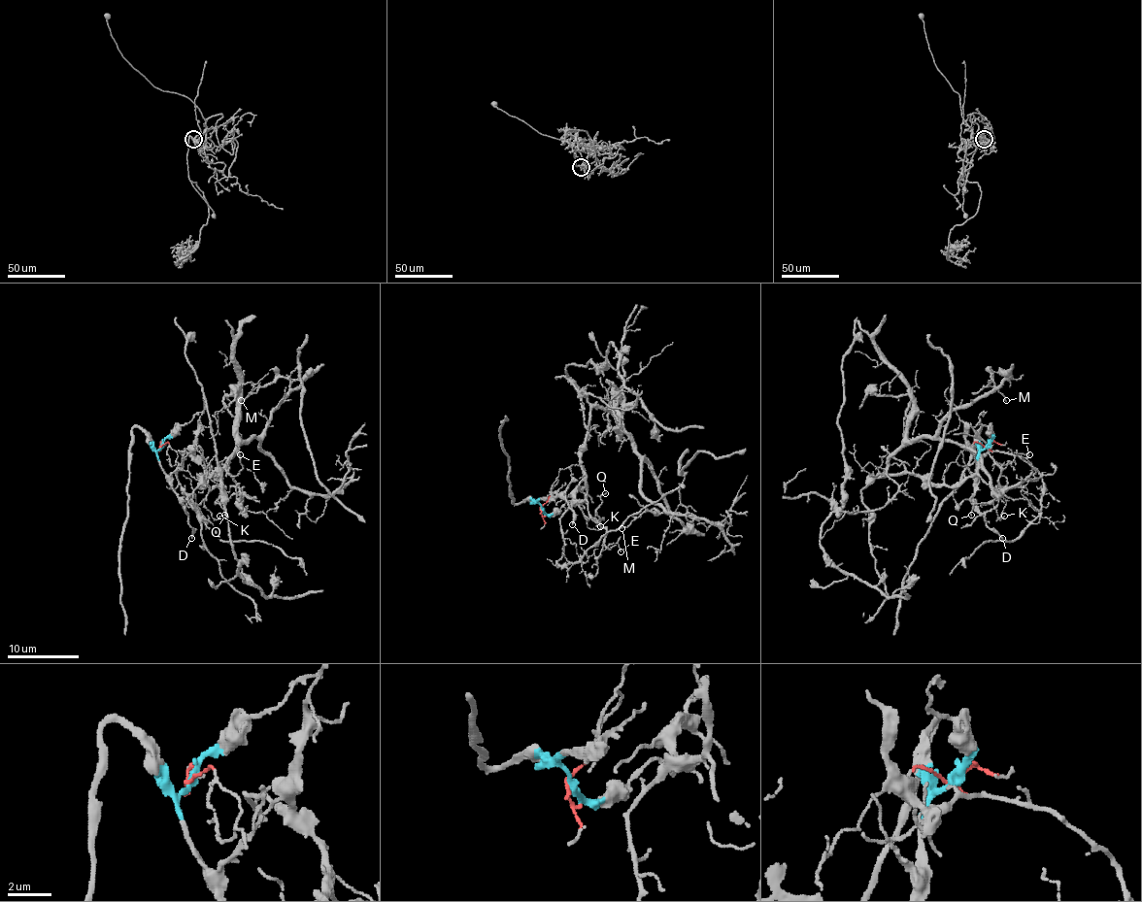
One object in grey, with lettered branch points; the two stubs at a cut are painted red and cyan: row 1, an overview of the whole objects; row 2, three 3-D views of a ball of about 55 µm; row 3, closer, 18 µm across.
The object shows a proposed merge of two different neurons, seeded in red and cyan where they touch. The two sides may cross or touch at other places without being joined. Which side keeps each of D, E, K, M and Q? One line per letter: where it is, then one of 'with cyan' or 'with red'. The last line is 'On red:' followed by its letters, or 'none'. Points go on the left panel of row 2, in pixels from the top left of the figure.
D: (191, 538) | with cyan
E: (240, 454) | with red
K: (219, 516) | with red
M: (241, 400) | with red
Q: (224, 515) | with red
On red: E, K, M, Q

